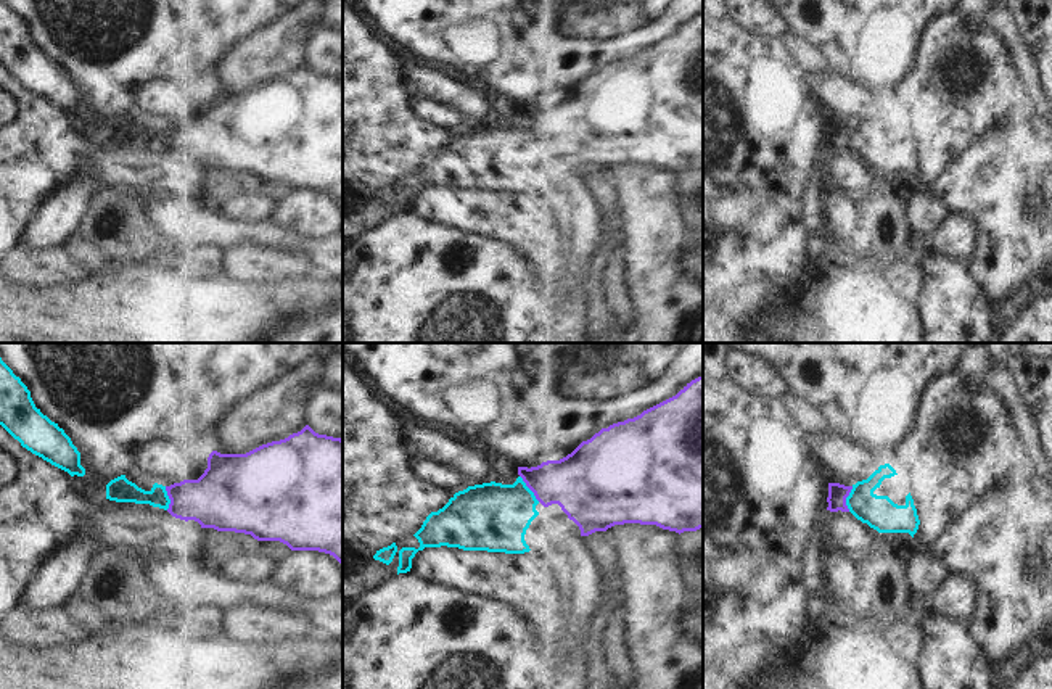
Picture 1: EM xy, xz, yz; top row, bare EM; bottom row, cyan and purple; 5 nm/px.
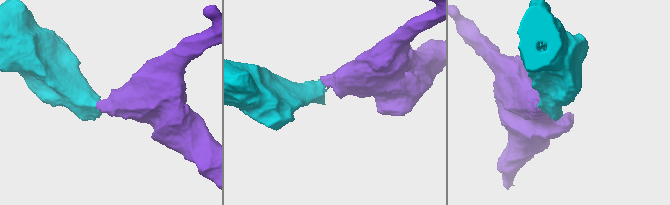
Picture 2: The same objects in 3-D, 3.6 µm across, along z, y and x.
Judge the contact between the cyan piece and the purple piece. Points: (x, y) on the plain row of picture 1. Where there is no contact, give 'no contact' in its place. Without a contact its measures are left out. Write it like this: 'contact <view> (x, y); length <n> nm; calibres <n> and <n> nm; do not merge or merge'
contact xz (528, 127); length 170 nm; calibres 340 and 300 nm; merge

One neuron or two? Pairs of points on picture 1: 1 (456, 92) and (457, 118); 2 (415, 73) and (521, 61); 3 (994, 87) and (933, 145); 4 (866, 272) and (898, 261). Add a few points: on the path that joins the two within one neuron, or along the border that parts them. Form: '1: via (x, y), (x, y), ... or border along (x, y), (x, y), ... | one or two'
1: border along (425, 99), (435, 99), (457, 108), (470, 124) | two
2: border along (430, 63), (436, 68) | two
3: via (980, 99), (948, 131) | one
4: border along (872, 247), (880, 274), (903, 298) | two

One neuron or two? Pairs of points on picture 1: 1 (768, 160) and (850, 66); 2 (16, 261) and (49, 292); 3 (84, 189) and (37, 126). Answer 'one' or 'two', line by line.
1: two
2: two
3: two

